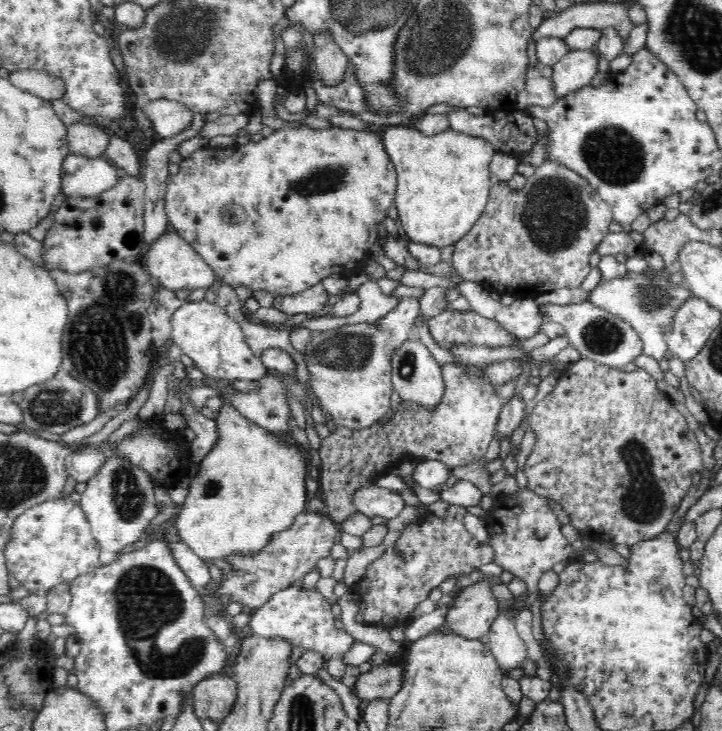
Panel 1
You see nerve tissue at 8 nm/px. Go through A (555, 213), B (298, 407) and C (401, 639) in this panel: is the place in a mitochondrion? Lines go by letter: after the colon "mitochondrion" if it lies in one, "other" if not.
A: mitochondrion
B: other
C: other

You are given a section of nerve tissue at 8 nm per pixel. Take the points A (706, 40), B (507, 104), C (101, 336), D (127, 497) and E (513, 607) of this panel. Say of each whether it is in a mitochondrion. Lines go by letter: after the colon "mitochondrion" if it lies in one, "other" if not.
A: mitochondrion
B: other
C: mitochondrion
D: mitochondrion
E: other

